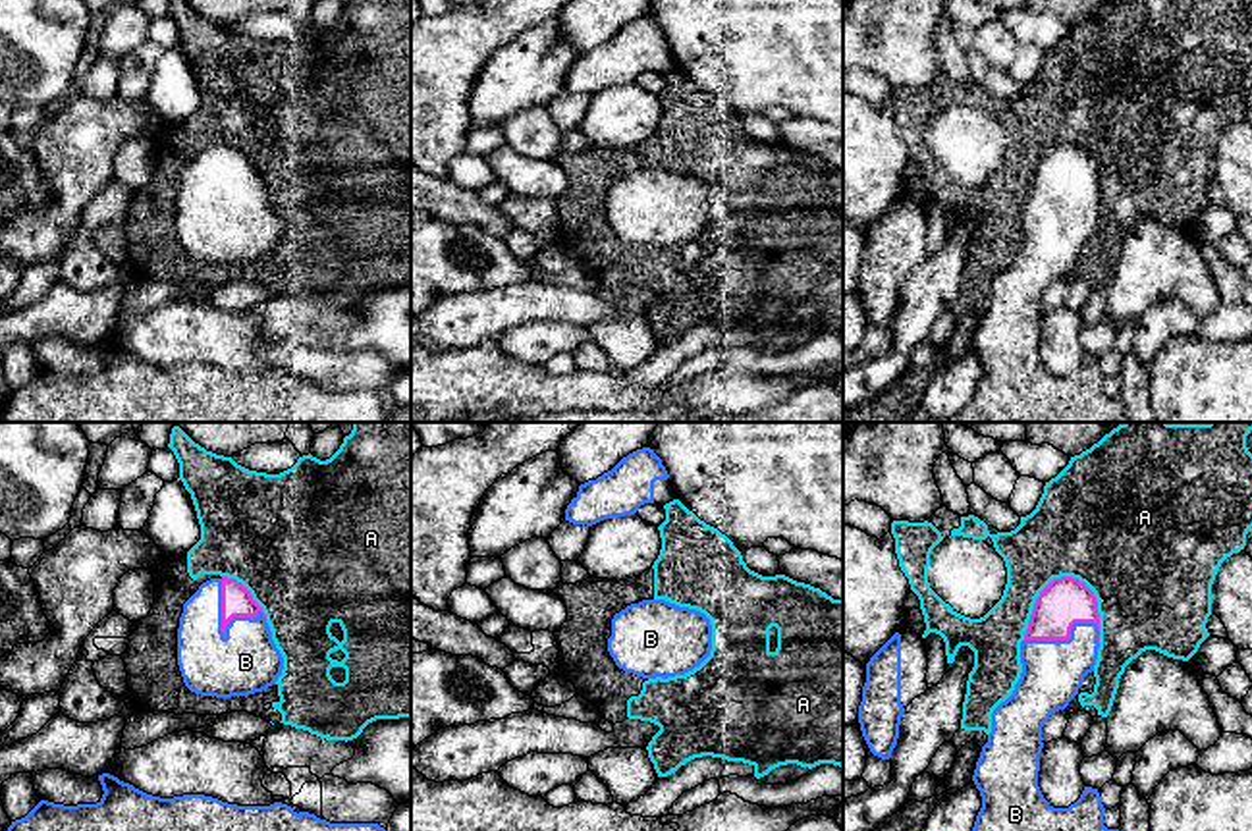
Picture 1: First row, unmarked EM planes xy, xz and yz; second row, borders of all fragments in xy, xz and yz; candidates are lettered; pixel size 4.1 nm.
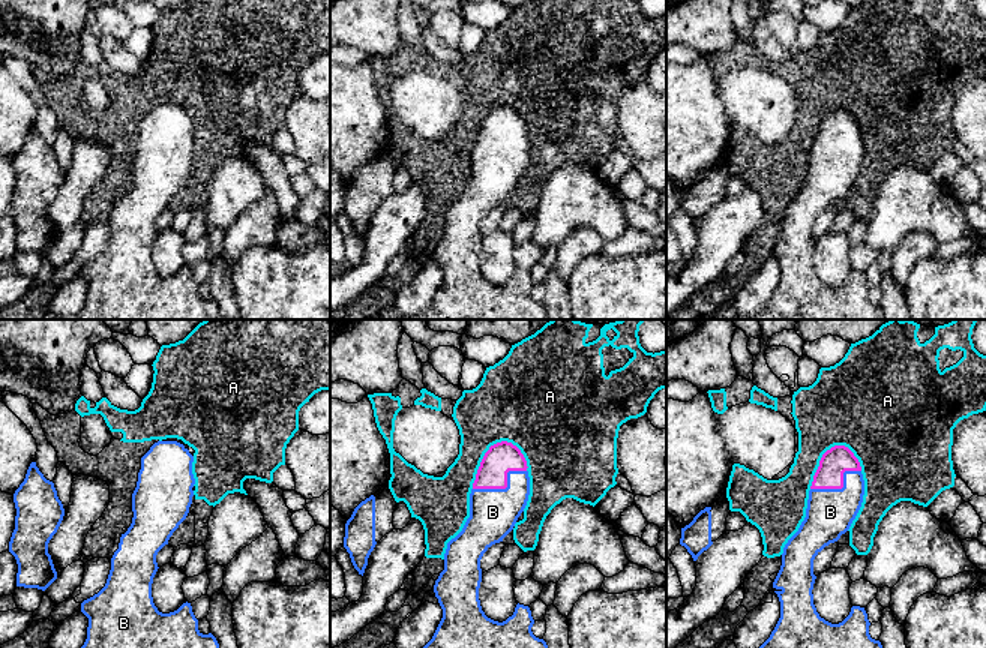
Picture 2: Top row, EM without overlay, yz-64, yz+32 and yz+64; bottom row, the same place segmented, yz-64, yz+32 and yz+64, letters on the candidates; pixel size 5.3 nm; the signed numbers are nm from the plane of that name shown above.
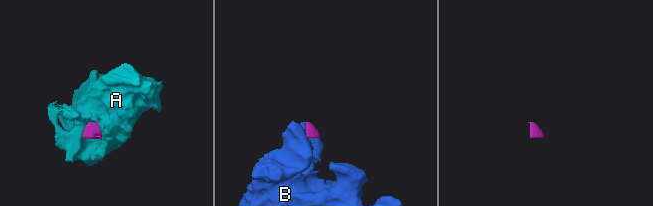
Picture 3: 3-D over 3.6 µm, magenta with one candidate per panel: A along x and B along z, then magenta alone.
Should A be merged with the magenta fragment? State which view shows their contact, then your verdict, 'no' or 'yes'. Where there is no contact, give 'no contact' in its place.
meets magenta in yz; no

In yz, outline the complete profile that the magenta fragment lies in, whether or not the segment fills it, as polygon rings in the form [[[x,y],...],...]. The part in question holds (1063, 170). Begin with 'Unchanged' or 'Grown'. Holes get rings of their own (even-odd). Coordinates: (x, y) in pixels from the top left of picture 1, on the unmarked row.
Grown. [[[1073,145],[1053,147],[1036,166],[1024,208],[1021,210],[1022,241],[1013,262],[992,281],[992,301],[982,314],[972,349],[982,364],[970,403],[951,418],[924,422],[1127,422],[1119,397],[1103,393],[1105,376],[1098,357],[1084,355],[1080,366],[1069,376],[1053,376],[1038,355],[1040,322],[1044,316],[1042,295],[1078,262],[1082,249],[1094,239],[1100,216],[1100,181],[1094,160]]]

